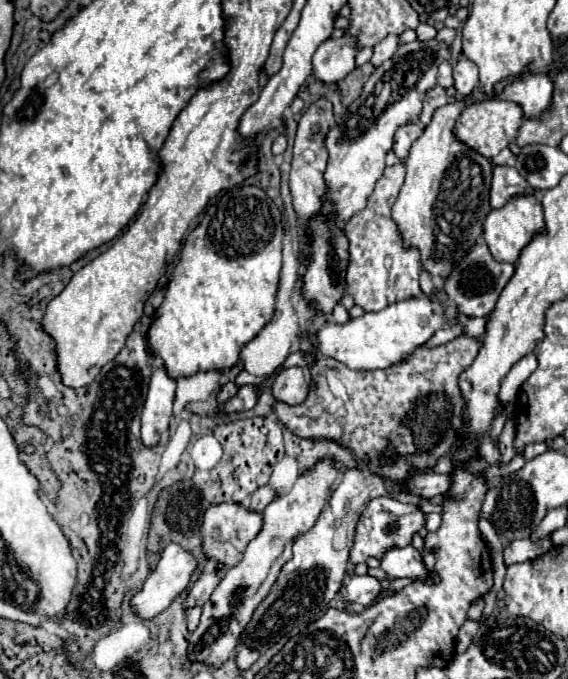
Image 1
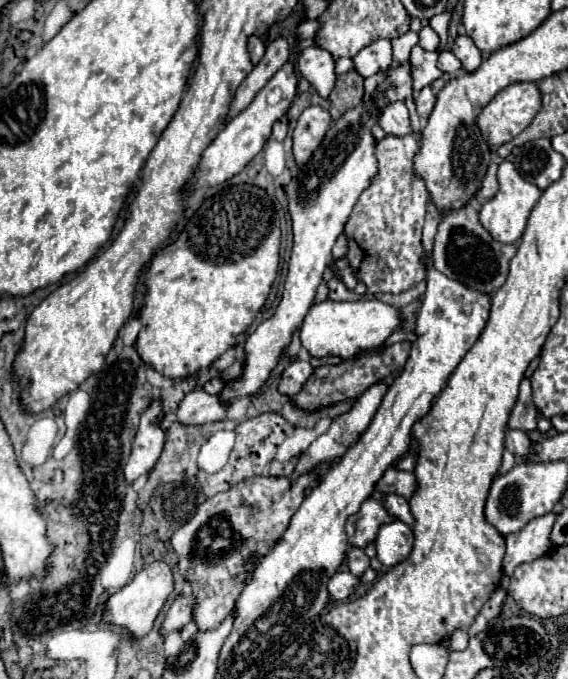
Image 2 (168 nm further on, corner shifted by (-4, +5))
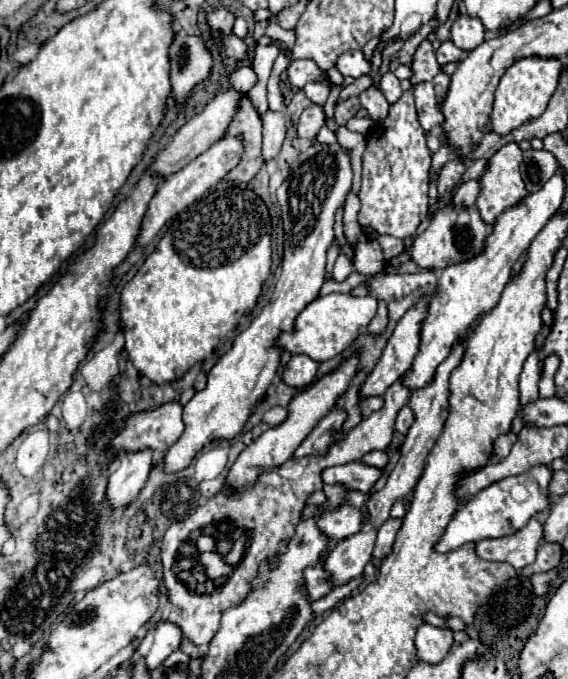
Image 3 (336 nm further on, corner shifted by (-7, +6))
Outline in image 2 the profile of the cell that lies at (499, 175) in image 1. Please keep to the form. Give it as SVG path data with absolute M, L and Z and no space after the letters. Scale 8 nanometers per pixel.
M490 164L488 166L488 172L486 172L486 176L484 176L484 180L482 180L482 188L478 190L478 194L476 194L476 200L480 202L480 204L484 204L484 202L488 202L490 198L494 198L494 194L498 192L498 178L496 178L496 170L498 170L498 164Z

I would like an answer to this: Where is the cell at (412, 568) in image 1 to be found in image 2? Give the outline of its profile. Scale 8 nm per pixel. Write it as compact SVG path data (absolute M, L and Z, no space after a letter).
M400 520L384 524L376 538L376 552L378 560L386 568L396 566L396 562L404 562L412 552L412 528Z

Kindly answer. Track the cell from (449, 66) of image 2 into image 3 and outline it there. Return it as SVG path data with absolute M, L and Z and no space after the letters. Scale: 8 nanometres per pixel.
M449 39L443 41L441 47L437 49L437 61L439 61L439 65L447 65L447 63L453 63L453 61L457 63L457 61L461 61L461 55L463 55L463 51L459 47L455 47Z

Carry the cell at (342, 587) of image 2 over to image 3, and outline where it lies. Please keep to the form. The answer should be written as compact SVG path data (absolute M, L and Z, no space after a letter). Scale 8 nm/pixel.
M321 565L303 571L303 585L305 585L305 591L307 591L307 599L311 599L311 601L321 599L331 591L329 575L321 569Z

